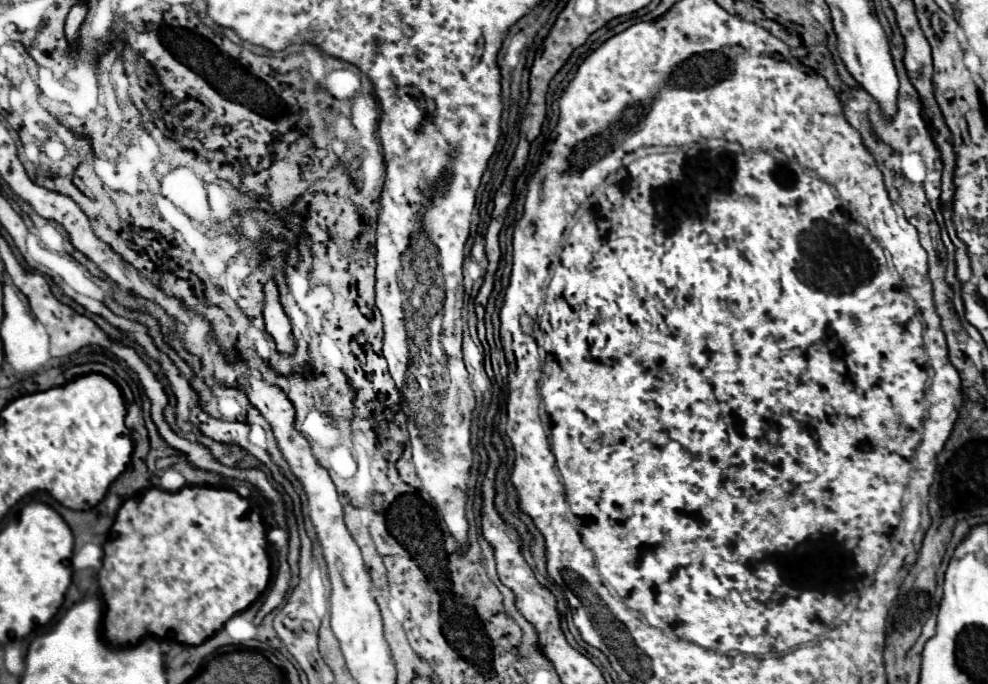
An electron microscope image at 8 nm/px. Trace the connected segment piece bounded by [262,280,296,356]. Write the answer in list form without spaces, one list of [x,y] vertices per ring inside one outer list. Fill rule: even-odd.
[[[268,280],[264,284],[262,292],[264,292],[262,316],[264,316],[266,332],[272,336],[274,344],[276,344],[276,350],[280,354],[292,356],[296,352],[296,340],[292,336],[288,316],[286,316],[284,308],[280,308],[280,298],[278,298],[278,286],[276,286],[276,282]]]

